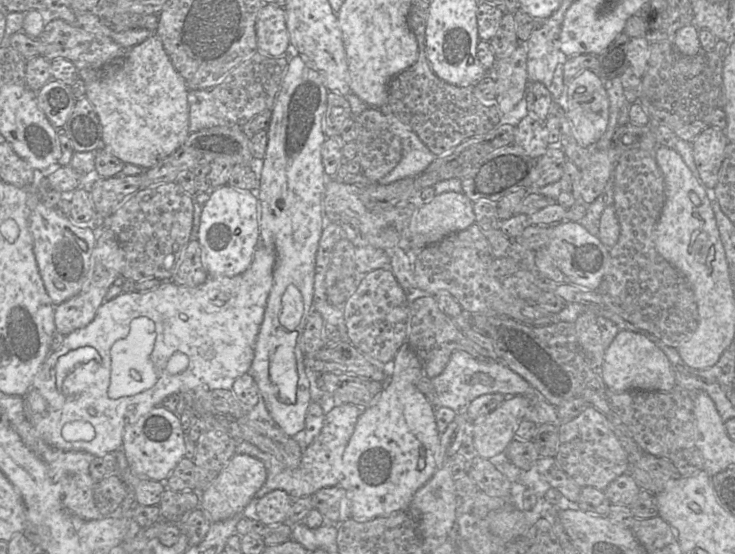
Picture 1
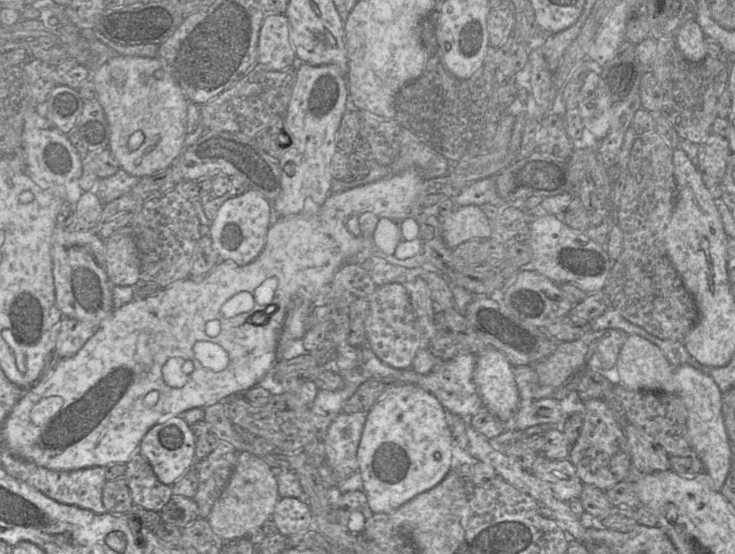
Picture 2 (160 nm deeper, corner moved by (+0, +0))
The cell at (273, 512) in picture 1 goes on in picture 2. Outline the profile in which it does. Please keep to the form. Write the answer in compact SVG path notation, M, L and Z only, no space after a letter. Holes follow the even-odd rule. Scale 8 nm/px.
M281 497L274 507L271 520L284 536L302 533L314 527L308 502L294 497Z

